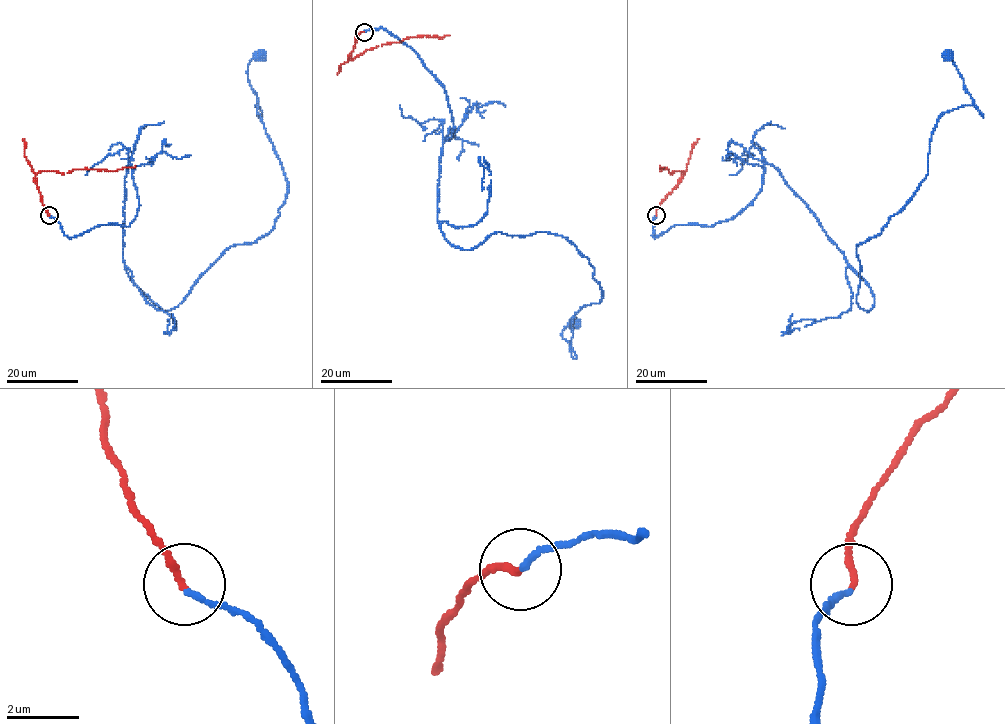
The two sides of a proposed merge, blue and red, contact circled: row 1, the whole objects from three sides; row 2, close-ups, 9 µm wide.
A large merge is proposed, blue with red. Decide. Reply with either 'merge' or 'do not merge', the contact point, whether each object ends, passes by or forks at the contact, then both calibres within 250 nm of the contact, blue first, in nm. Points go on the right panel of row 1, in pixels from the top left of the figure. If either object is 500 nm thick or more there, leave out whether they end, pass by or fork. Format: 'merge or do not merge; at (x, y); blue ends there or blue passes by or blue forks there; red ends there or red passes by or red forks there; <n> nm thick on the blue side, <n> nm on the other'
merge; at (656, 215); blue ends there; red ends there; 150 nm thick on the blue side, 180 nm on the other

